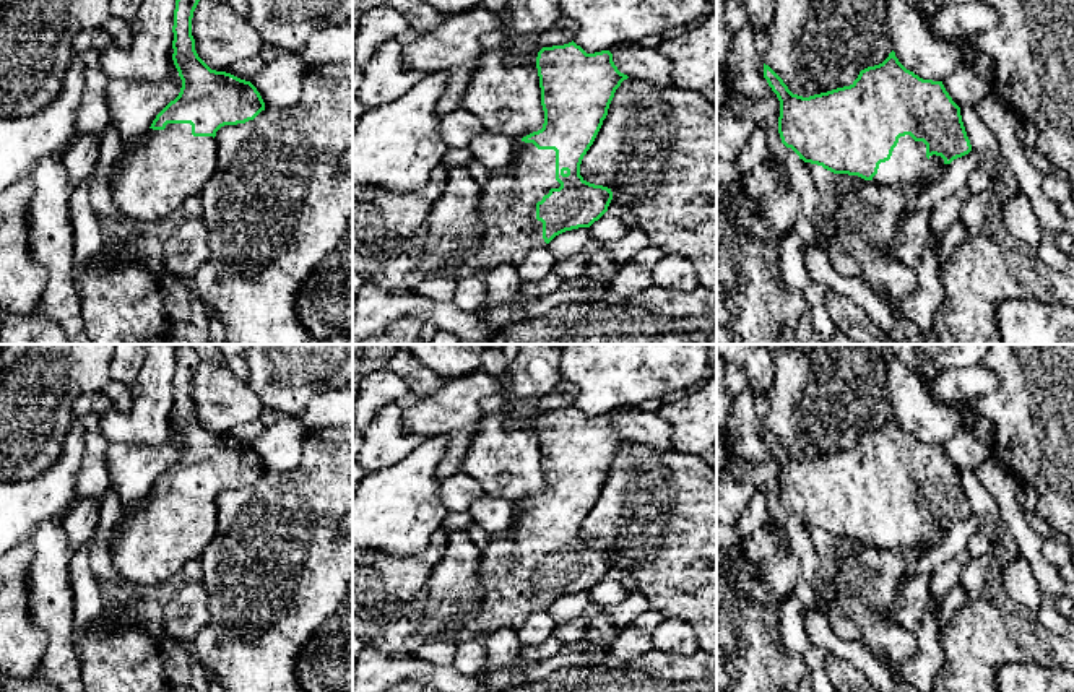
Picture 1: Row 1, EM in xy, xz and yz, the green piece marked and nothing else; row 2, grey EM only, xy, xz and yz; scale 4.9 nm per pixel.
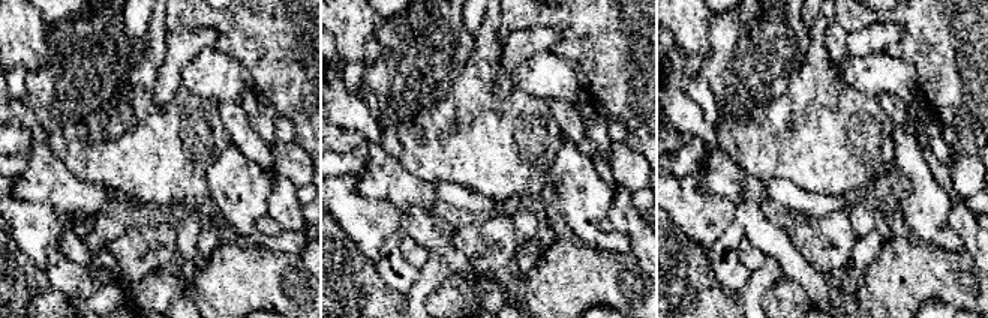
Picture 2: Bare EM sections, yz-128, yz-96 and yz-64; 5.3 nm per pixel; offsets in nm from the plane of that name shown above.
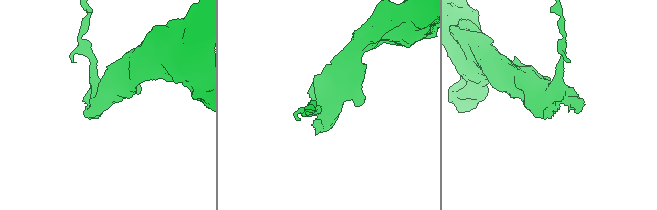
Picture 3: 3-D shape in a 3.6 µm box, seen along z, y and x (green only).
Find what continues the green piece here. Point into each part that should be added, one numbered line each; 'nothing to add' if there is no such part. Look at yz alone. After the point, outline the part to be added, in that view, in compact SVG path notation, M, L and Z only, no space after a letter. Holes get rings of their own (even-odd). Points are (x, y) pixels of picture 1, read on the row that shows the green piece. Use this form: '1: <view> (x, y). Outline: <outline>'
1: yz (909, 164). Outline: M910 135L900 136L889 161L881 162L873 182L892 184L933 184L941 179L944 167L941 156L926 156L926 145Z

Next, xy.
1: xy (153, 179). Outline: M167 123L164 130L149 128L143 140L122 154L112 167L109 188L115 206L132 223L159 221L177 211L182 203L198 195L216 167L216 141L213 136L193 136L190 123Z

